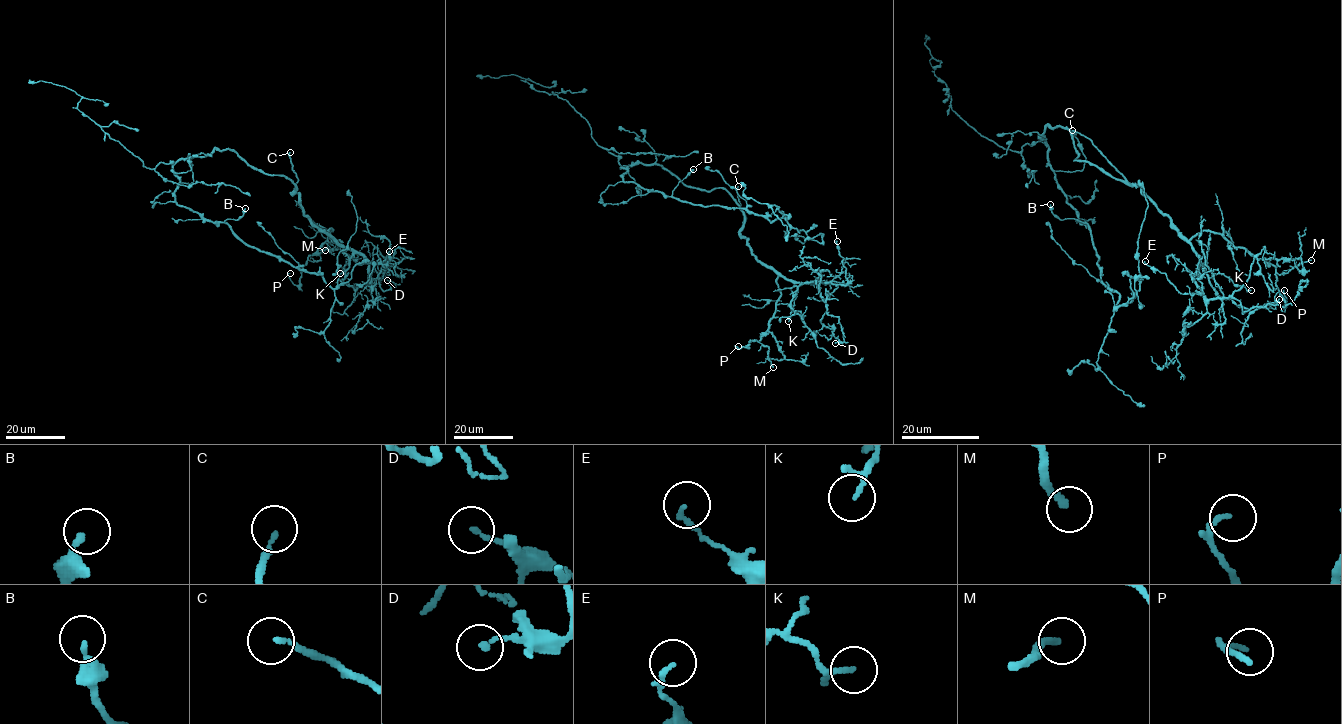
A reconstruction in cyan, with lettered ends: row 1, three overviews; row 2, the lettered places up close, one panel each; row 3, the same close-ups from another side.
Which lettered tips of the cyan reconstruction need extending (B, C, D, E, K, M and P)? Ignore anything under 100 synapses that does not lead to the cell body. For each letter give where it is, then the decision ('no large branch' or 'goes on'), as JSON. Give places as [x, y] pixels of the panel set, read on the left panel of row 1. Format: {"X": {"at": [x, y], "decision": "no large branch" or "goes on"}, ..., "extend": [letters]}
{"B": {"at": [245, 208], "decision": "no large branch"}, "C": {"at": [290, 152], "decision": "goes on"}, "D": {"at": [387, 280], "decision": "no large branch"}, "E": {"at": [389, 251], "decision": "no large branch"}, "K": {"at": [340, 273], "decision": "no large branch"}, "M": {"at": [325, 250], "decision": "no large branch"}, "P": {"at": [290, 273], "decision": "no large branch"}, "extend": ["C"]}

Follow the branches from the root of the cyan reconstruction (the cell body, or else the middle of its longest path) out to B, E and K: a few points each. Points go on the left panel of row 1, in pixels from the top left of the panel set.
B: (207, 155), (179, 159), (173, 165), (179, 181), (174, 193), (176, 203), (213, 222), (238, 220), (245, 208)
E: (207, 155), (233, 149), (265, 173), (284, 175), (314, 224), (398, 276), (389, 251)
K: (207, 155), (215, 148), (233, 149), (265, 173), (288, 178), (303, 213), (352, 252), (340, 273)

